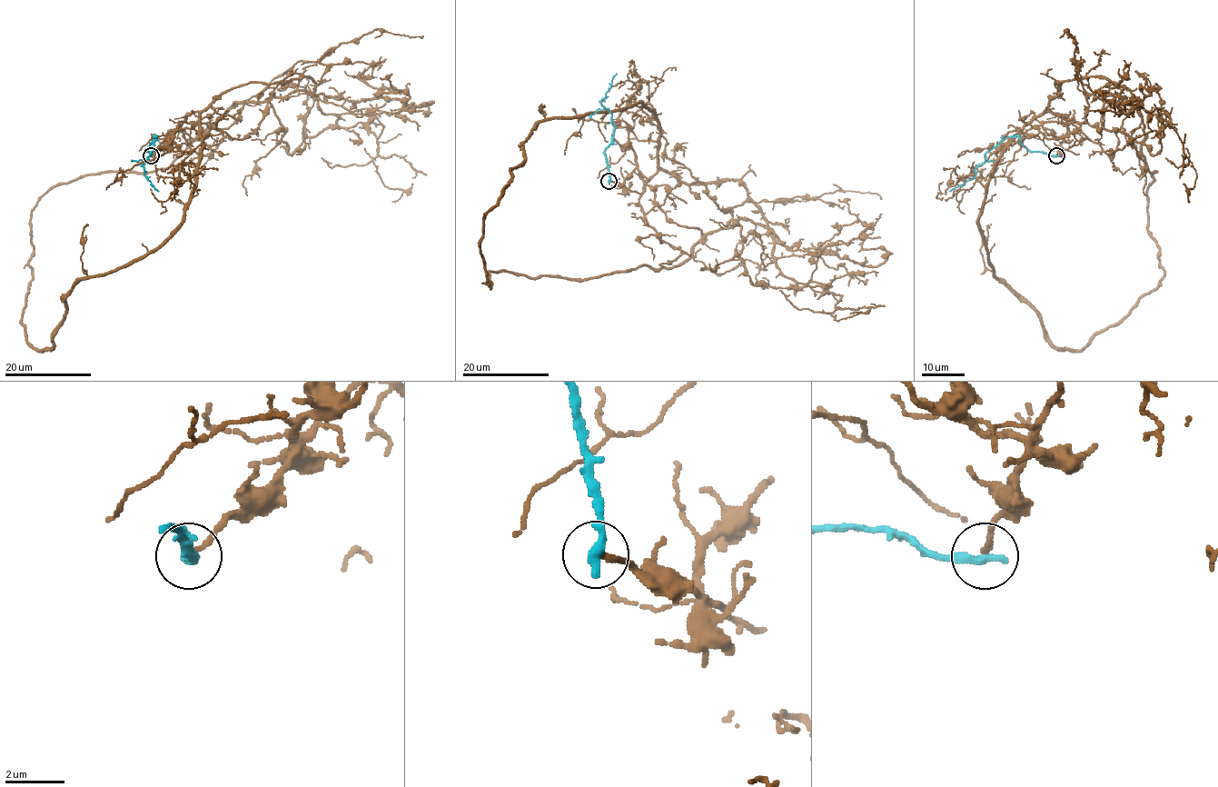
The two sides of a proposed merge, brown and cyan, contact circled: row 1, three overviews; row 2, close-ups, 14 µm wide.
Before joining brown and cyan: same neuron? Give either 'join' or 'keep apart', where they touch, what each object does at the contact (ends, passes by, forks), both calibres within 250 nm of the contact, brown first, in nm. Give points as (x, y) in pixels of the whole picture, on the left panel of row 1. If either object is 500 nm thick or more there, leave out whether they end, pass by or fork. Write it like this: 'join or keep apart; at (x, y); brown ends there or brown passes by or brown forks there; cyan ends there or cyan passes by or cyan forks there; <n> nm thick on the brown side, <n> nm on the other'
keep apart; at (151, 155); brown ends there; cyan ends there; 180 nm thick on the brown side, 360 nm on the other

